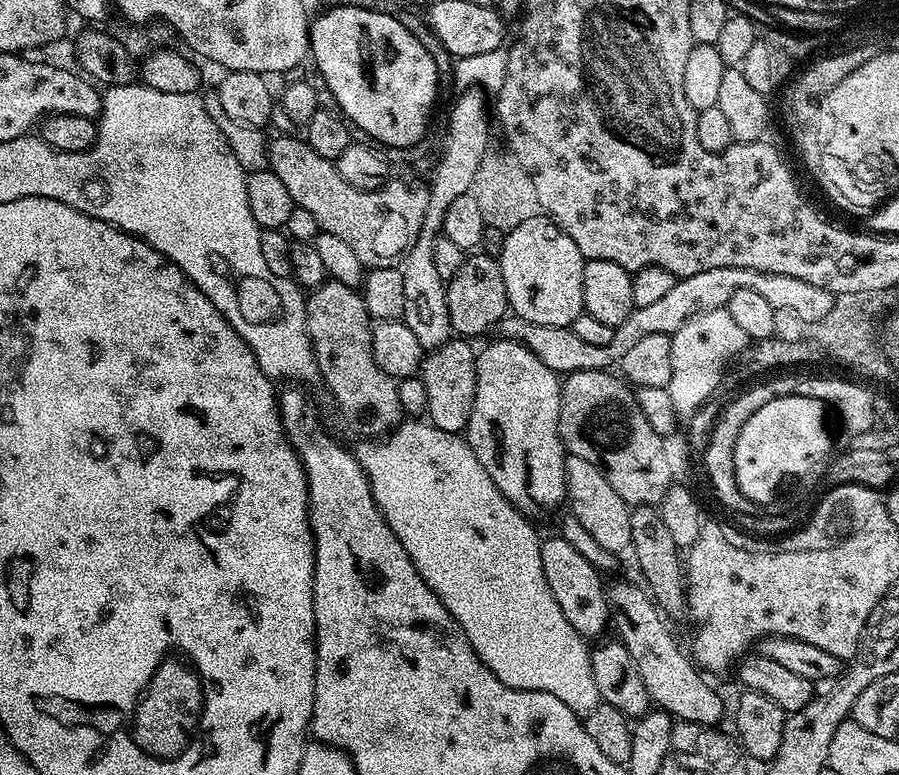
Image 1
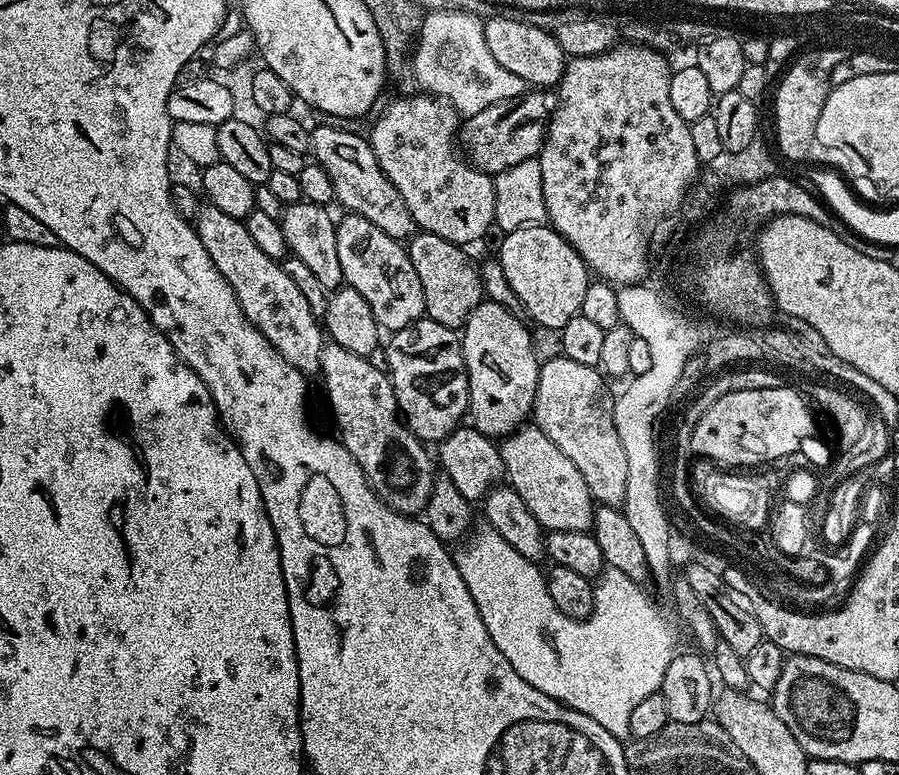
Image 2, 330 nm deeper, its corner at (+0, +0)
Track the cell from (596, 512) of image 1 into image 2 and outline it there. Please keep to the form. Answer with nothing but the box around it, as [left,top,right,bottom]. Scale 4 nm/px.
[498,422,594,532]

